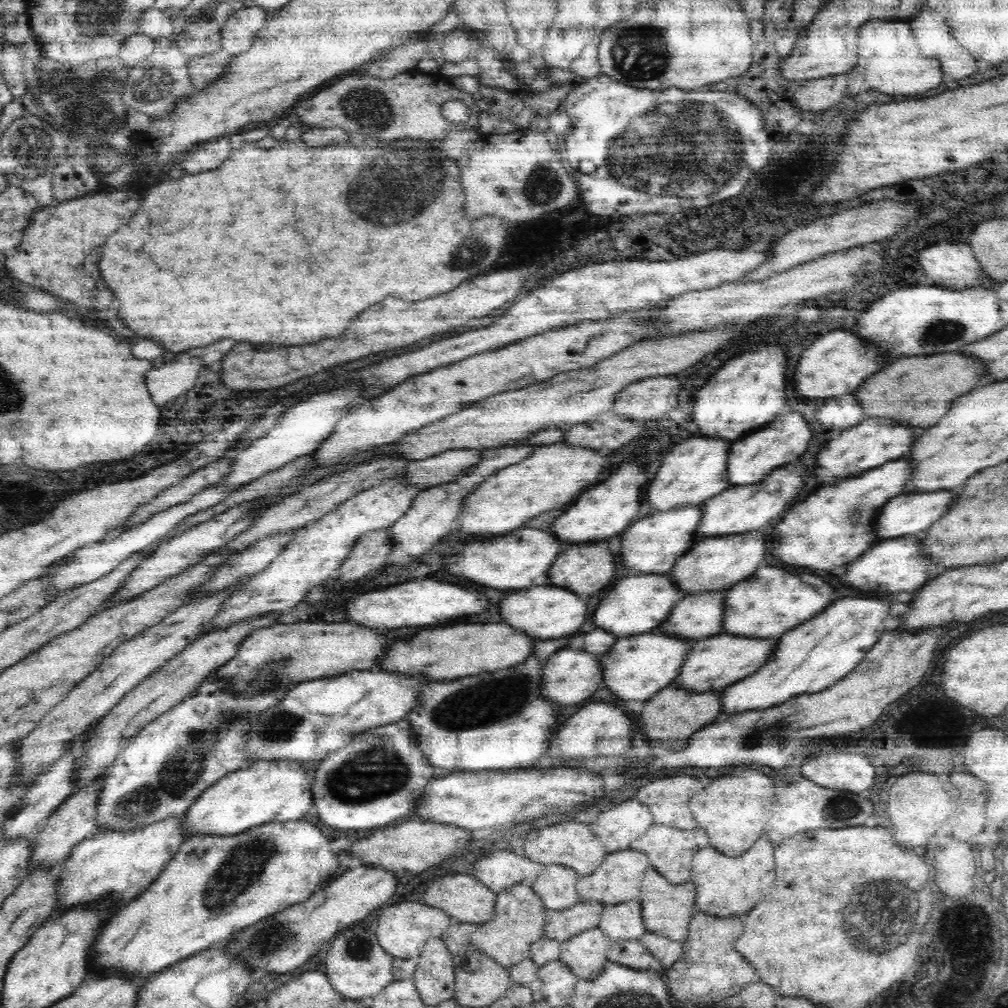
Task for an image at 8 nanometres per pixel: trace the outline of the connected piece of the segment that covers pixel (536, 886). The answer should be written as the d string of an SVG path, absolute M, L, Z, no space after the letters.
M544 865L531 887L547 909L564 910L581 902L576 888L579 877L570 867Z

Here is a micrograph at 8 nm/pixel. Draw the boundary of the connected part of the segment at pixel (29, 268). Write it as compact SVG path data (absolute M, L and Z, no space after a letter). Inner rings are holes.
M134 190L126 192L128 206L120 204L124 196L108 196L108 193L101 193L63 201L58 206L41 208L32 214L30 224L24 230L24 240L20 241L16 254L7 257L6 270L16 280L34 288L42 288L52 296L60 296L78 306L88 306L90 310L110 308L114 296L100 278L98 260L102 256L106 232L114 232L114 228L124 226L128 218L136 212L136 208L142 204L142 194L136 196L132 192ZM114 198L120 198L116 200L118 204L114 204ZM116 220L124 220L124 224ZM106 226L112 226L112 230L106 230Z

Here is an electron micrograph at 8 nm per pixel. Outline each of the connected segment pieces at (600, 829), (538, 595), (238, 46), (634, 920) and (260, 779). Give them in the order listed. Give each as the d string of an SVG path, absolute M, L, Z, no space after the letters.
M626 800L596 820L594 832L608 852L626 850L632 840L640 838L654 824L650 809L639 800Z
M536 586L528 590L516 590L504 598L500 604L499 612L504 616L504 622L508 622L514 628L520 628L532 638L562 638L572 632L576 632L586 622L586 610L588 604L574 591L560 586Z
M256 5L236 9L221 28L222 49L232 54L250 50L256 34L269 17L270 11Z
M639 898L615 905L603 905L597 927L613 941L638 939L647 933Z
M261 760L250 763L246 768L225 774L219 781L209 786L184 814L184 833L188 838L197 834L234 836L260 823L292 822L304 819L314 806L314 769L296 761Z

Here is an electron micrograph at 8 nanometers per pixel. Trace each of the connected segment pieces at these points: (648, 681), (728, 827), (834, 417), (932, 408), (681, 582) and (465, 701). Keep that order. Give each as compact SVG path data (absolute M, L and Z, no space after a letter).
M660 632L619 637L612 648L601 656L604 665L603 682L620 702L646 702L660 690L674 686L694 641Z
M740 770L730 776L716 778L706 790L694 794L696 796L690 800L689 809L692 810L698 826L702 826L708 832L714 848L734 857L748 850L764 832L772 814L774 782L762 772Z
M843 394L818 403L816 416L824 428L828 430L840 428L842 431L860 424L864 420L864 410L854 396Z
M960 352L910 356L886 364L880 372L864 380L853 394L858 396L870 418L890 416L894 420L910 422L926 428L930 424L936 424L950 410L952 404L948 394L952 394L952 400L956 400L958 396L982 388L984 374L986 374L984 364L978 358L964 356Z
M760 530L738 533L736 536L715 536L699 538L684 553L670 571L674 585L680 587L684 594L703 593L708 591L725 591L738 582L748 578L761 564L768 552L768 540Z
M528 657L522 664L508 667L507 669L495 670L492 672L486 672L472 675L468 677L450 679L447 681L432 681L426 683L423 687L423 691L420 692L421 700L419 706L412 710L408 714L408 721L412 725L412 729L416 731L417 744L424 757L428 759L430 765L436 768L445 768L446 770L496 770L496 768L526 768L526 766L532 766L538 758L544 756L544 752L548 751L548 745L550 745L551 739L554 733L554 724L558 722L558 709L555 704L549 702L544 695L543 691L543 672L542 666L544 662L538 660L538 658Z

